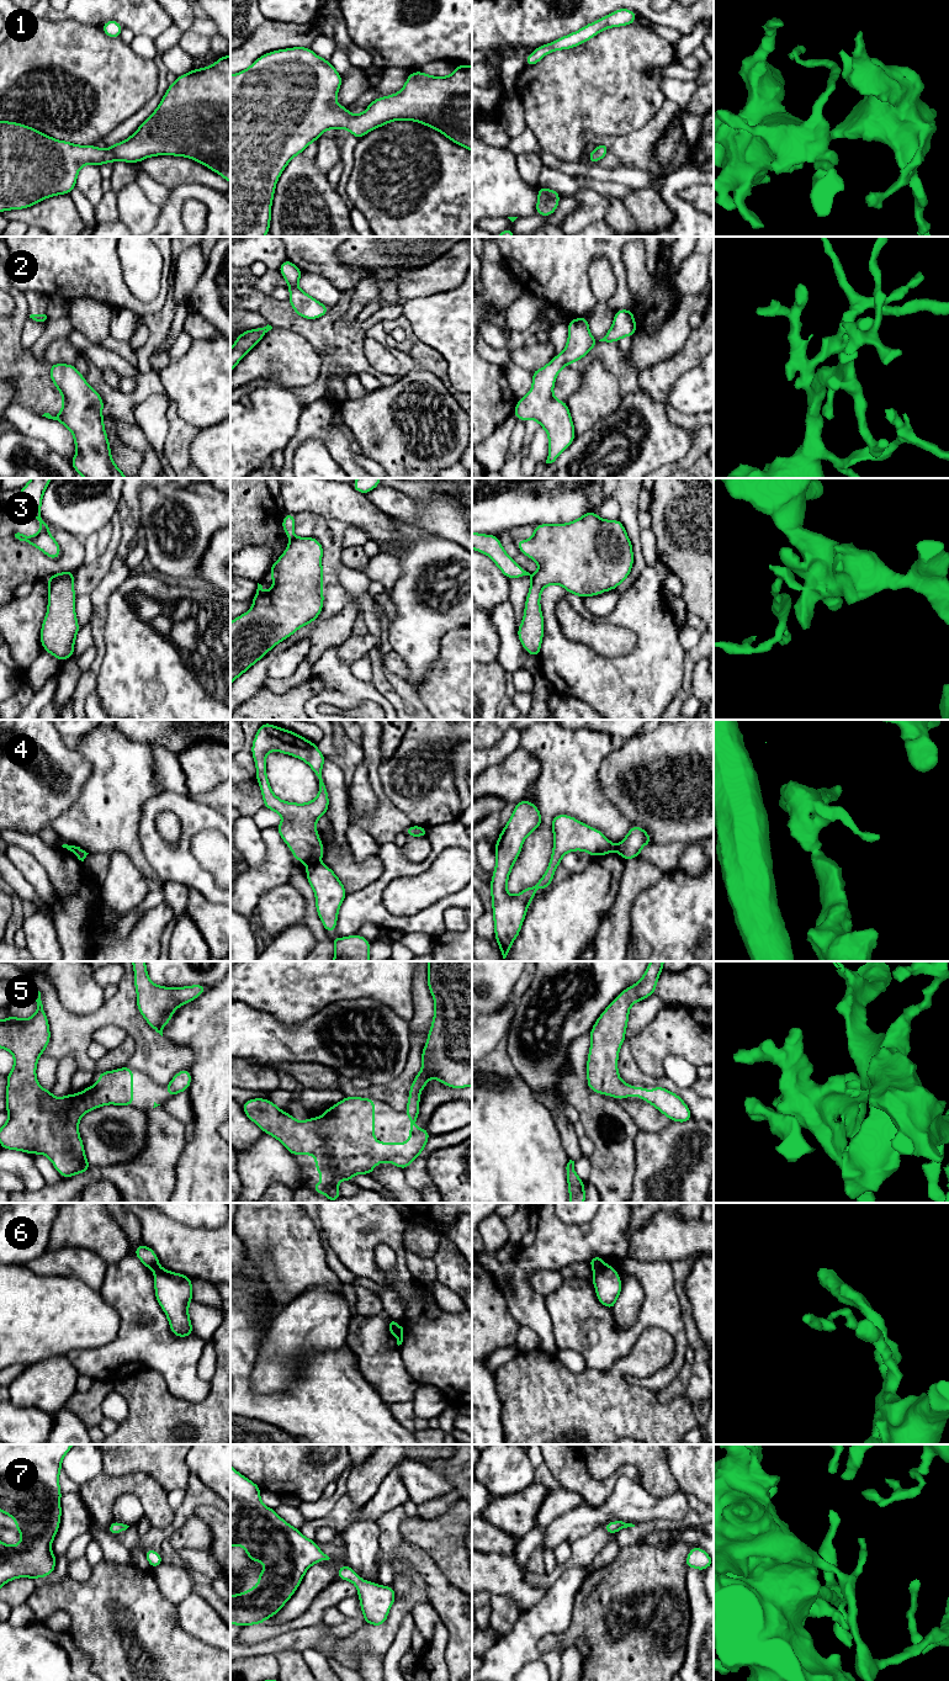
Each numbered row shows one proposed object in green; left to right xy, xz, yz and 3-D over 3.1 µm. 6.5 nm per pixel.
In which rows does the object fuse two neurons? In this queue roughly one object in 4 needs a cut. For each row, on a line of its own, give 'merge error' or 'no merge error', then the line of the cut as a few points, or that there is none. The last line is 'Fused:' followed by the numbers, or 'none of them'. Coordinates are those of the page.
1: no merge error; cut none
2: no merge error; cut none
3: merge error; cut xz (293, 536), (290, 539)
4: merge error; cut xz (316, 862), (308, 865)
5: no merge error; cut none
6: merge error; cut yz (604, 1265), (594, 1268)
7: no merge error; cut none
Fused: 3, 4, 6

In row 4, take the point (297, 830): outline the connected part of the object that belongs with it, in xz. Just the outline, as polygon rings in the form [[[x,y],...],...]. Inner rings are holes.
[[[264,722],[251,744],[256,765],[255,778],[259,781],[264,807],[280,813],[283,821],[276,826],[282,840],[288,845],[296,860],[313,864],[322,859],[324,847],[316,828],[317,820],[327,813],[329,807],[328,790],[322,775],[325,757],[317,744],[286,728]],[[269,752],[281,752],[306,762],[314,771],[319,794],[307,804],[286,802],[271,790],[265,759]]]

